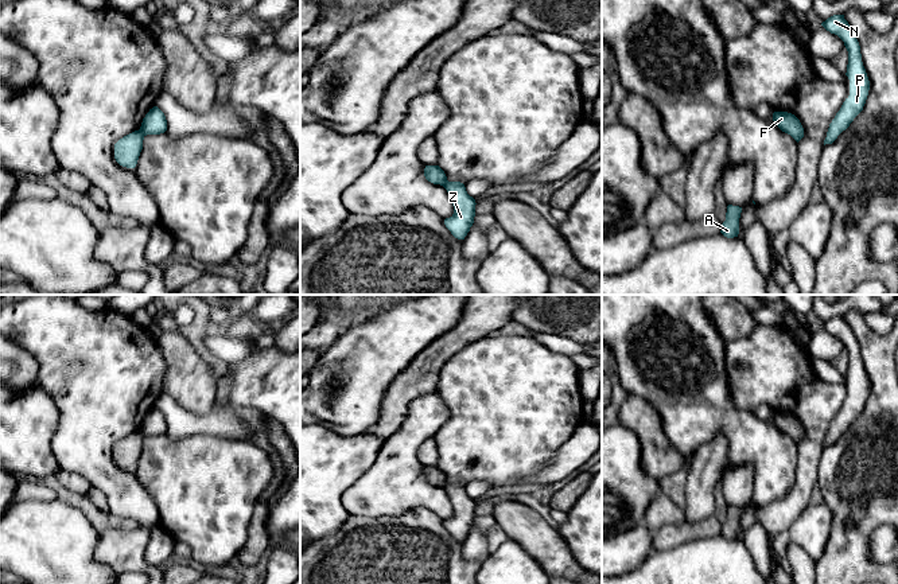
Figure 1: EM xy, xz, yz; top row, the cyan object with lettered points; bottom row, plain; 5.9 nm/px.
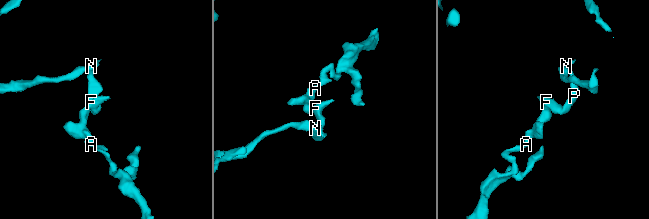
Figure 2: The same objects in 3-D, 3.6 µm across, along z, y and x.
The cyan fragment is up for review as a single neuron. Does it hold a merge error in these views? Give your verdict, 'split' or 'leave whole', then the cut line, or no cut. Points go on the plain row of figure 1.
split | xy (139, 431), (146, 436)

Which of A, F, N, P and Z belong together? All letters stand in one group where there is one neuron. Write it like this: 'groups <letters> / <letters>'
groups A / F N P Z

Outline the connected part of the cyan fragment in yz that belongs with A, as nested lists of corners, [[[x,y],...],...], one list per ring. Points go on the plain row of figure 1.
[[[727,507],[726,522],[722,525],[720,534],[727,540],[738,538],[739,536],[739,519],[742,509],[739,507]]]

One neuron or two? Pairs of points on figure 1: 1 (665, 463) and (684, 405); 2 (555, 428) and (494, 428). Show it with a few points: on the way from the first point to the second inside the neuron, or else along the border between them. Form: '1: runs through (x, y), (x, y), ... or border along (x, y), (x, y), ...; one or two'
1: border along (657, 415), (668, 440), (689, 462); two
2: runs through (540, 427), (509, 427); one

